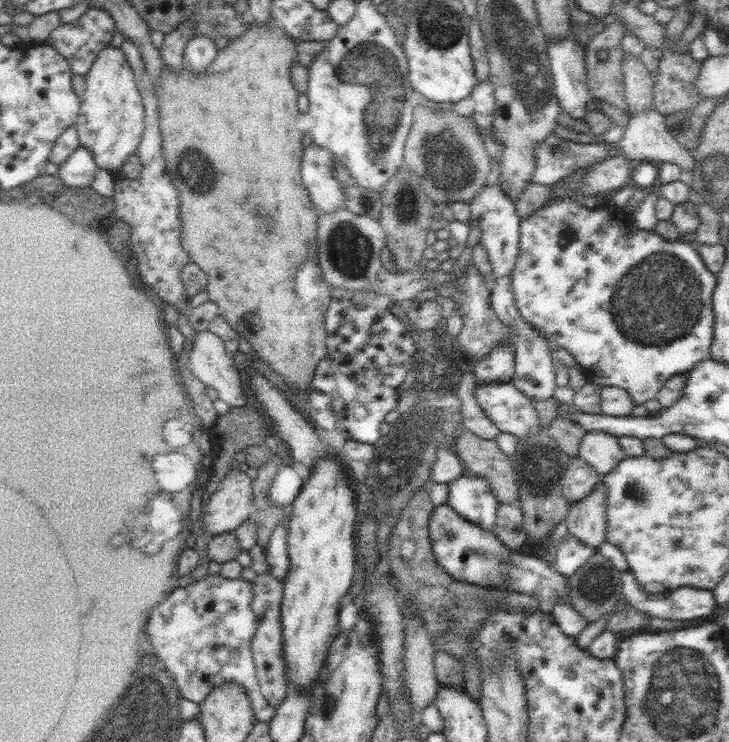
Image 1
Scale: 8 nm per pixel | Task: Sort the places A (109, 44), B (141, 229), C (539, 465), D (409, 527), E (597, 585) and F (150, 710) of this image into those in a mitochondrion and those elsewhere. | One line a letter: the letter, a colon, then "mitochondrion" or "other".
A: other
B: other
C: mitochondrion
D: other
E: mitochondrion
F: mitochondrion

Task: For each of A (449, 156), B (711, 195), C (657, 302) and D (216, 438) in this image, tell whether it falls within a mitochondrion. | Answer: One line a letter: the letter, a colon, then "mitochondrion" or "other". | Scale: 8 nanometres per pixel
A: mitochondrion
B: mitochondrion
C: mitochondrion
D: other

